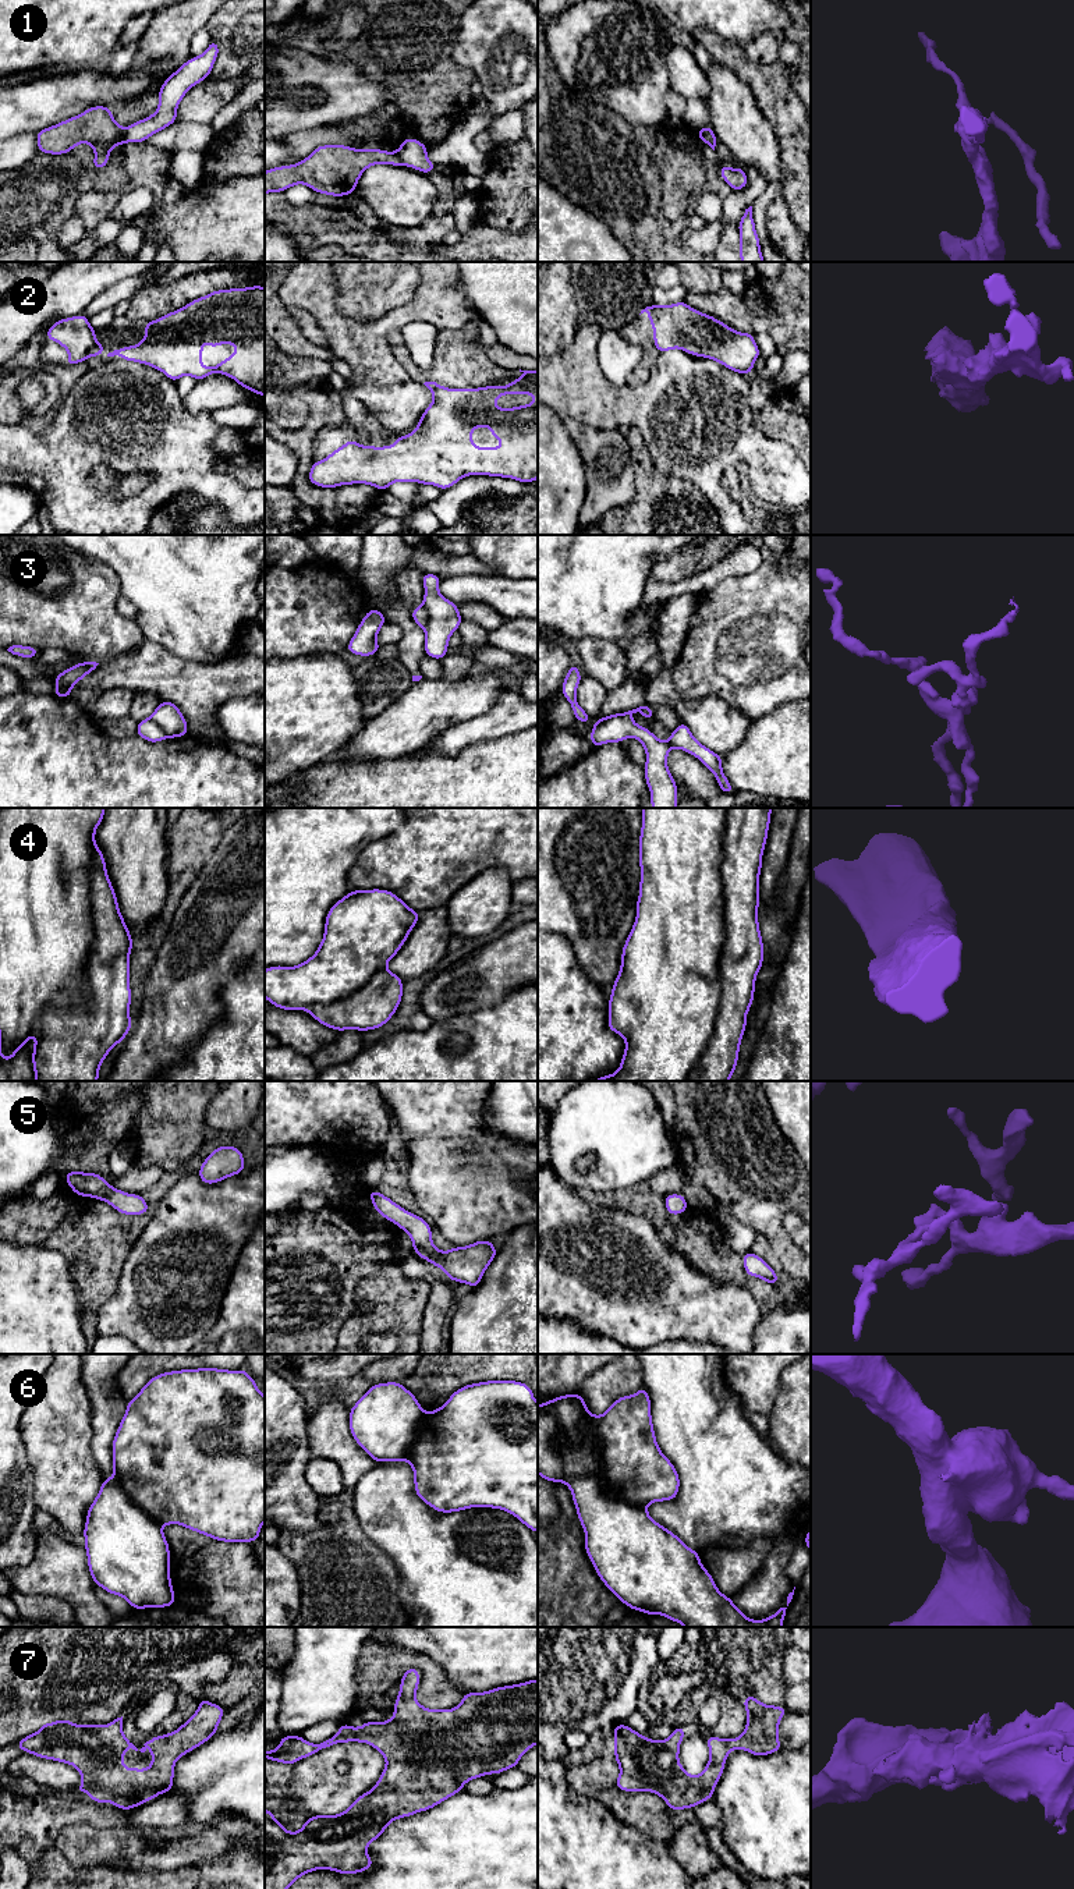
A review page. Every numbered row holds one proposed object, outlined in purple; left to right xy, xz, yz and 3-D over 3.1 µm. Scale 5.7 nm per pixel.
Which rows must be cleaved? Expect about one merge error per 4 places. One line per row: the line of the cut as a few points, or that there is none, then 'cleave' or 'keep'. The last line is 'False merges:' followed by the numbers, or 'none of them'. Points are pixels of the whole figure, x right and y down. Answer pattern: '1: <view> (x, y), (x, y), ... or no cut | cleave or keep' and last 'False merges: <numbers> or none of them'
1: xy (124, 128), (126, 141) | cleave
2: no cut | keep
3: no cut | keep
4: yz (729, 808), (720, 867), (719, 1005), (709, 1042), (686, 1080) | cleave
5: no cut | keep
6: no cut | keep
7: no cut | keep
False merges: 1, 4

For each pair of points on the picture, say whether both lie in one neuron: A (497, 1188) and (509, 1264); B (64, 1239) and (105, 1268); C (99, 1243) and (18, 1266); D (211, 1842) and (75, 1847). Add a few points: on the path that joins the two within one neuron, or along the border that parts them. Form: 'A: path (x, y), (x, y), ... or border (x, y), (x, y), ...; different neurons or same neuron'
A: border (523, 1223), (510, 1233); different neurons
B: path (74, 1239), (95, 1258); same neuron
C: border (41, 1243), (60, 1251), (71, 1262), (74, 1283); different neurons
D: path (177, 1854), (139, 1856), (121, 1847), (109, 1847); same neuron

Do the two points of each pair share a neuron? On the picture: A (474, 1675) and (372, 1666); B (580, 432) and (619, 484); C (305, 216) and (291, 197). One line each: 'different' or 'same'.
A: different
B: same
C: different

